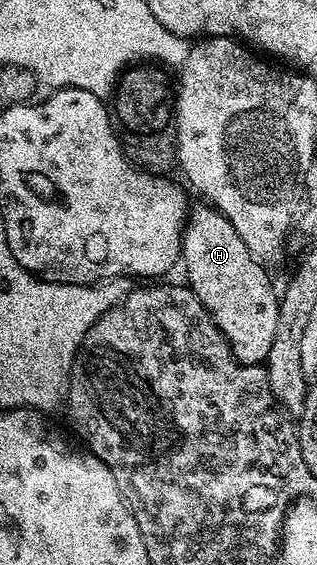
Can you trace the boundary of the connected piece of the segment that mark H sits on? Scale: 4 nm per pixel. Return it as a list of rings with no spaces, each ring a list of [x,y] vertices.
[[[202,205],[192,206],[183,229],[182,266],[187,266],[186,286],[205,305],[209,317],[217,325],[219,332],[230,345],[233,357],[239,363],[266,364],[269,348],[273,345],[273,333],[277,333],[277,317],[279,316],[280,296],[277,287],[271,284],[271,275],[266,266],[249,253],[245,241],[237,237],[237,229],[222,215],[217,207]]]

